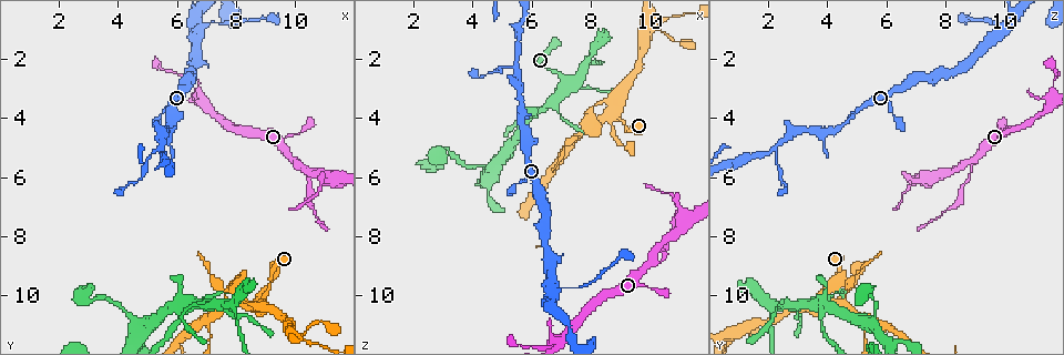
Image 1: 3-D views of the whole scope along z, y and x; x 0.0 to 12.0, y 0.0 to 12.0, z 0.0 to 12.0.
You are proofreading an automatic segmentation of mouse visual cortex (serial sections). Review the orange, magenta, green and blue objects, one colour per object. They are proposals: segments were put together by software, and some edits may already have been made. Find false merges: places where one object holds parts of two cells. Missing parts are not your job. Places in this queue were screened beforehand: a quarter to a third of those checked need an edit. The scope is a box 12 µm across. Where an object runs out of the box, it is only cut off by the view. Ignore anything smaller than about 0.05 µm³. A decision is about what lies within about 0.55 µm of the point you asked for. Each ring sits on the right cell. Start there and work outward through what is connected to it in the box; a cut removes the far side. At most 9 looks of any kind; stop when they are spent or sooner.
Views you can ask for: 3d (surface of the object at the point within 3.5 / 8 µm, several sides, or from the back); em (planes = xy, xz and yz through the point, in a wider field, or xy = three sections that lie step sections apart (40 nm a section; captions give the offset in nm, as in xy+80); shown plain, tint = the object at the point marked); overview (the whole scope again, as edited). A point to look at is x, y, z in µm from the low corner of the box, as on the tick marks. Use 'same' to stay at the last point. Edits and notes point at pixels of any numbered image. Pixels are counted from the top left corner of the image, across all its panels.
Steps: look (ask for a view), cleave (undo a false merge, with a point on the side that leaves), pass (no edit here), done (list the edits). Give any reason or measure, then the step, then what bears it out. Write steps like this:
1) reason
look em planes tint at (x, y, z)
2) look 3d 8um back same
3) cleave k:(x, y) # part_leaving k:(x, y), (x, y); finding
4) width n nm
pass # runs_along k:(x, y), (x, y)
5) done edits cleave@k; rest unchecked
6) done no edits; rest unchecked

three-way junction
look 3d 3.5um at (10.0, 5.4, 8.9)

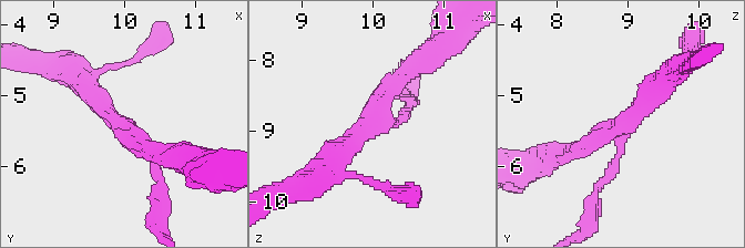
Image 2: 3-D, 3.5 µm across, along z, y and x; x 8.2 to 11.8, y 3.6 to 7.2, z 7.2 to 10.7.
need the tissue
look em xy step 5 tint at (10.00, 5.40, 8.90)

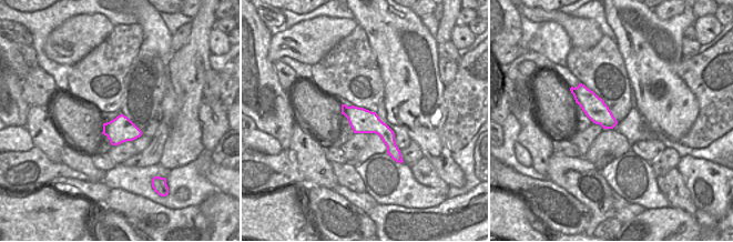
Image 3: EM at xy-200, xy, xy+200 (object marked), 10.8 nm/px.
width 260 nm
pass # runs_along 3:(344, 108), (375, 124), (394, 155); continuous, no second cell

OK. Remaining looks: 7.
thin arm on a thick one
look 3d 3.5um at (6.6, 1.2, 9.8)

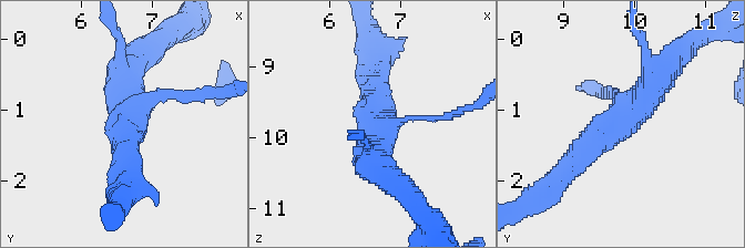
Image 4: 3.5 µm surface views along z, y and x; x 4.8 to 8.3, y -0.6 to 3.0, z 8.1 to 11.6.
arms 3; arm_widths 100, 300, 450 nm
look em xy step 1 tint at (6.65, 1.15, 9.90)

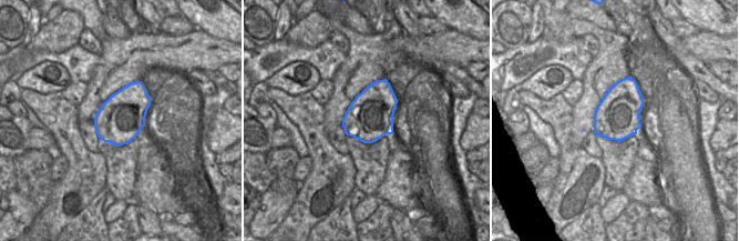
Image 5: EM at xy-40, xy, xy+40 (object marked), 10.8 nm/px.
cleave 4:(196, 96) # a second cell is stuck on

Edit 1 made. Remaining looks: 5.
look 3d 3.5um at (8.0, 10.4, 2.1)

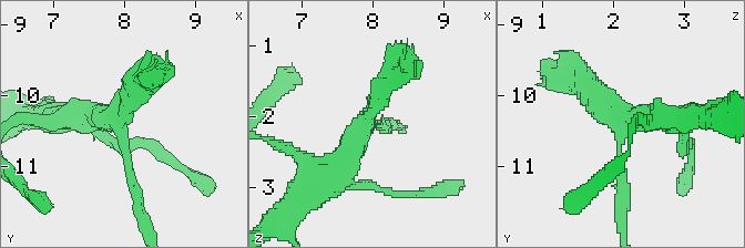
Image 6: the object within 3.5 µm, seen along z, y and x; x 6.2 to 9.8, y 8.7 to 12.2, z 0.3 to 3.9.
arms 3; arm_widths 150, 300, 350 nm; shape alone is not enough
look em xy step 3 tint at (7.90, 10.40, 2.20)

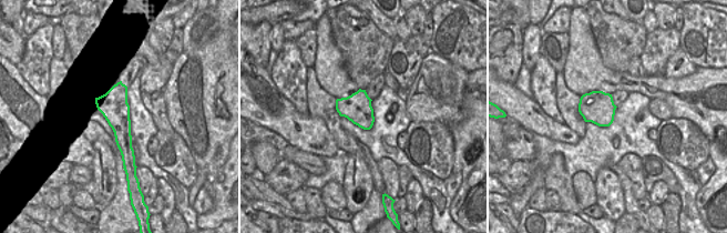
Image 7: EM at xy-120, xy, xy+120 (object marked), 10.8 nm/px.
look em xy step 1 tint same

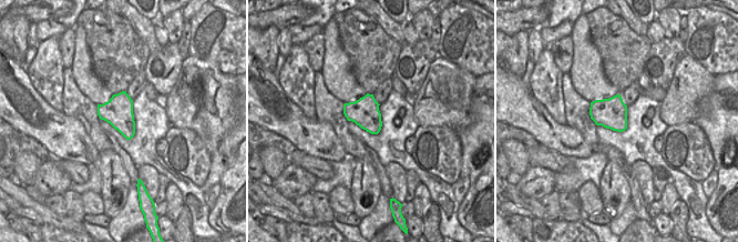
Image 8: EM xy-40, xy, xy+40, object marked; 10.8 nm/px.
cleave 6:(618, 199) # part_leaving 6:(621, 174), (623, 181), (623, 231); a second cell is stuck on

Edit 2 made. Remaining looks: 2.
done edits cleave@4, cleave@6; rest unchecked

